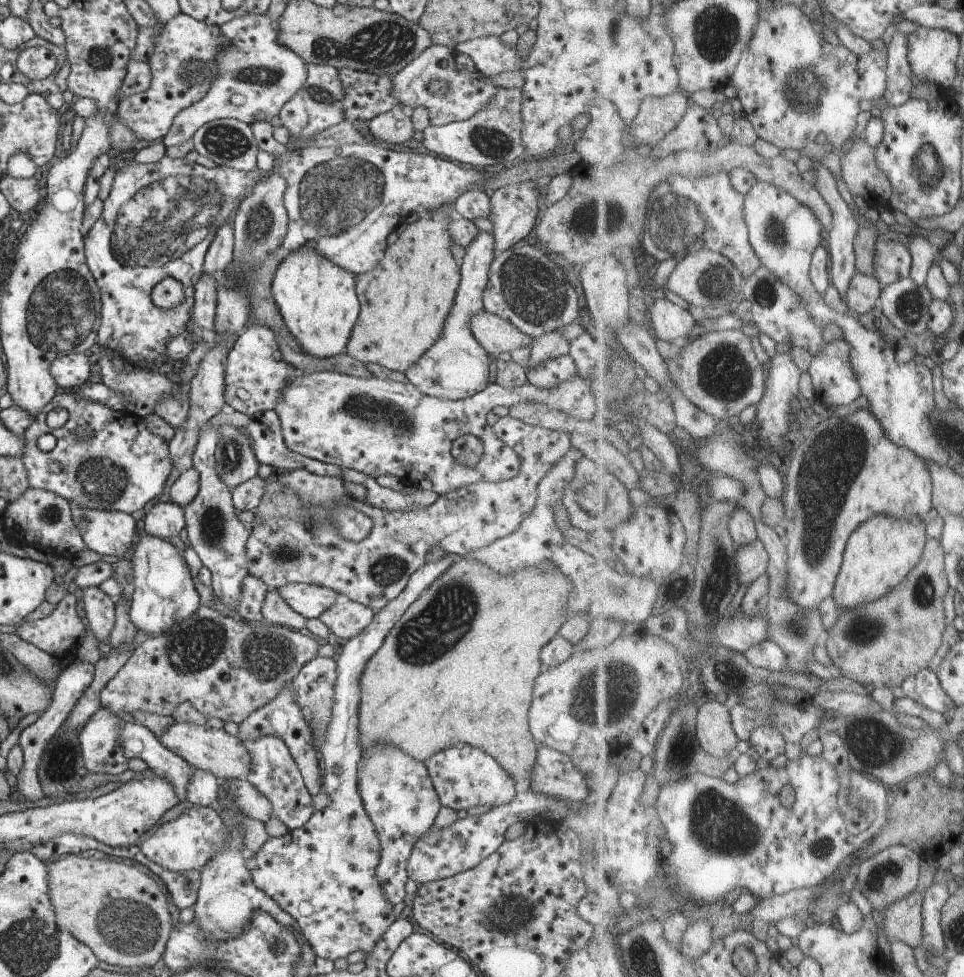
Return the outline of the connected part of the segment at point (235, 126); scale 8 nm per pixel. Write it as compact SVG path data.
M216 119L203 124L193 136L195 150L214 160L218 166L239 171L256 168L258 143L250 125L238 119Z

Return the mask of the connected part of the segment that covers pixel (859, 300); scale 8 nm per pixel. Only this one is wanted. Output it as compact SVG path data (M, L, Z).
M859 272L853 278L845 305L850 306L854 314L870 312L881 302L885 287L876 275Z

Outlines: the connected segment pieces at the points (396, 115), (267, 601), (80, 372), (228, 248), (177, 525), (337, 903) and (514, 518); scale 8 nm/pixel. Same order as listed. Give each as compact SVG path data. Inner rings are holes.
M404 106L370 119L368 128L374 138L391 147L403 147L415 131L409 111Z
M268 588L261 608L264 620L275 625L294 630L305 631L307 618L297 613L283 598L277 589Z
M82 352L60 354L51 364L50 378L62 388L76 388L88 381L90 360Z
M224 223L208 247L203 274L221 275L233 260L234 243L233 228Z
M172 500L154 504L144 522L147 533L163 539L169 540L185 532L184 509Z
M447 555L444 556L439 562L432 562L432 564L425 564L422 568L419 568L414 574L409 578L409 583L405 586L405 589L394 599L391 600L384 608L381 608L378 613L375 613L373 616L372 622L363 630L362 633L357 634L354 638L345 641L344 648L338 656L337 662L337 679L335 680L335 693L333 698L332 705L332 716L327 726L327 733L325 736L325 741L322 746L320 746L318 753L319 758L321 759L321 767L323 771L323 790L327 792L327 795L330 797L329 803L326 805L326 808L322 810L315 810L314 814L310 817L310 820L306 821L306 824L303 824L299 829L291 829L286 834L281 837L270 837L255 853L250 853L247 855L247 860L245 862L246 868L250 871L250 876L252 877L253 883L260 889L264 894L267 894L271 899L276 901L276 904L296 920L301 928L302 934L305 936L305 939L309 943L311 949L315 952L316 956L326 958L328 960L335 961L337 958L346 958L352 952L366 952L367 958L370 956L371 952L374 950L378 939L388 930L388 927L397 919L394 915L394 905L387 899L385 892L383 891L382 885L378 882L377 879L377 867L379 866L380 858L380 841L379 836L377 835L376 829L372 824L372 821L369 819L367 812L365 811L363 800L361 799L358 787L357 787L357 770L358 763L361 759L362 748L359 741L359 708L361 701L361 688L359 685L360 677L364 672L365 666L367 665L370 657L378 650L378 647L383 643L383 640L386 638L386 635L390 632L390 629L402 618L402 615L408 607L428 588L438 576L440 576L450 565L450 560L447 558Z
M511 414L500 417L493 425L493 431L519 456L521 467L518 476L499 483L481 480L480 483L439 495L438 500L428 510L434 518L434 524L438 524L440 528L434 530L438 532L434 536L436 545L444 548L446 553L466 556L516 532L535 507L540 493L539 482L571 447L571 436L568 432L529 425L523 420L515 419Z

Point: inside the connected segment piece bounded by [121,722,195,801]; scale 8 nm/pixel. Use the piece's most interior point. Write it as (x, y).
(137, 741)

